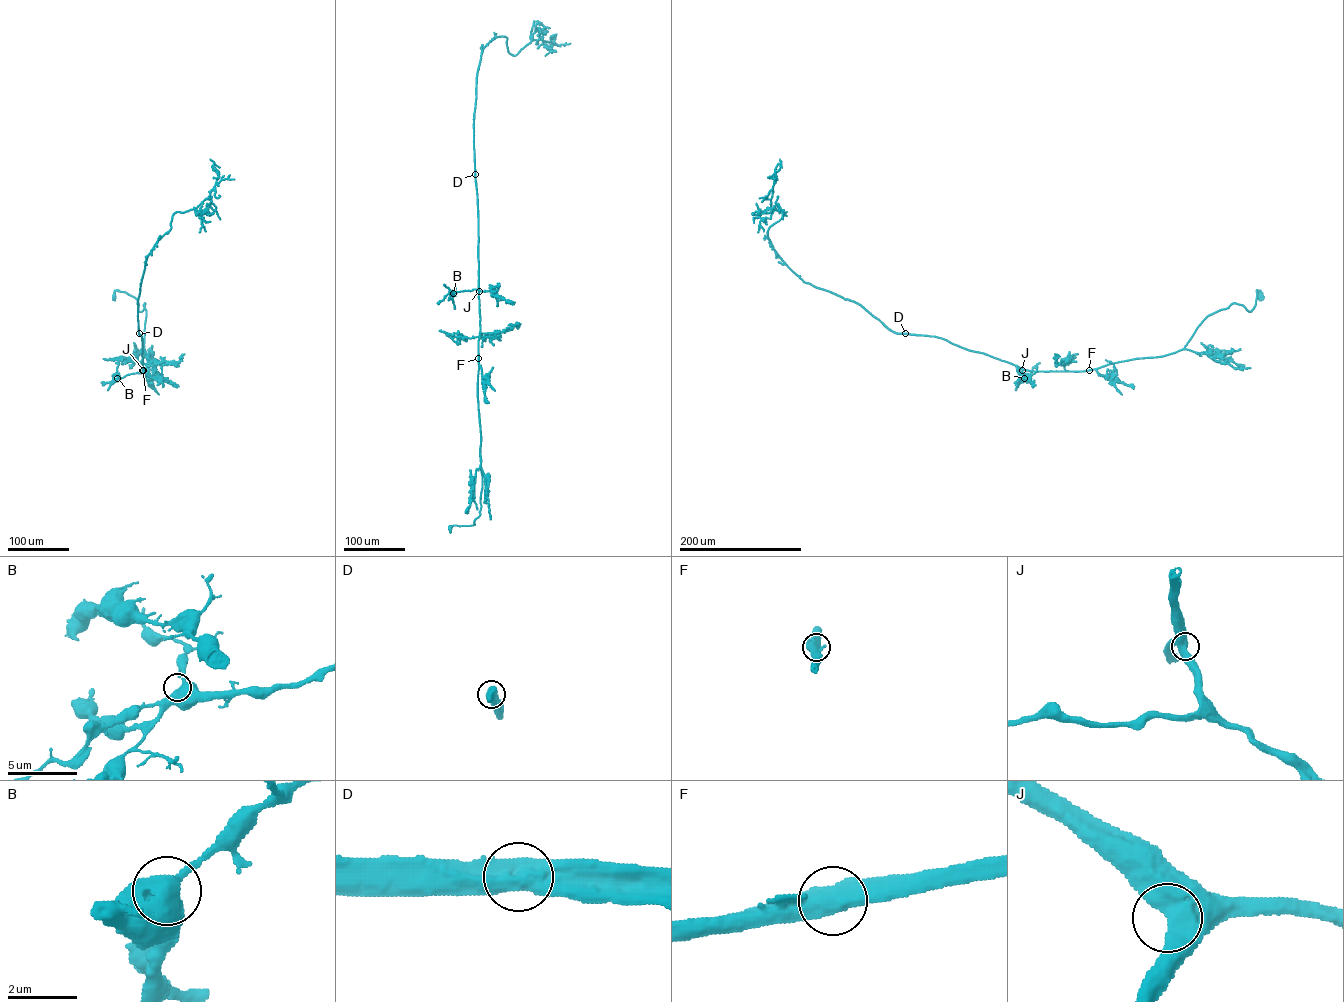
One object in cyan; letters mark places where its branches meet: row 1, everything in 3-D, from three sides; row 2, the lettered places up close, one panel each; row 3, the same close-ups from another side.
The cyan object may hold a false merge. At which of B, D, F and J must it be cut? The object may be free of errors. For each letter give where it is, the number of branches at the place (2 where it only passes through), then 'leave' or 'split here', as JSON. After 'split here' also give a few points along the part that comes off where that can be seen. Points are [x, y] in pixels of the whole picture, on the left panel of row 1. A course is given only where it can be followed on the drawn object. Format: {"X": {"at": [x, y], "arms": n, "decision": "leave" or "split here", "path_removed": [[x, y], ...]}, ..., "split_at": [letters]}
{"B": {"at": [117, 378], "arms": 2, "decision": "leave"}, "D": {"at": [139, 333], "arms": 2, "decision": "leave"}, "F": {"at": [142, 370], "arms": 2, "decision": "leave"}, "J": {"at": [143, 370], "arms": 2, "decision": "leave"}, "split_at": []}

